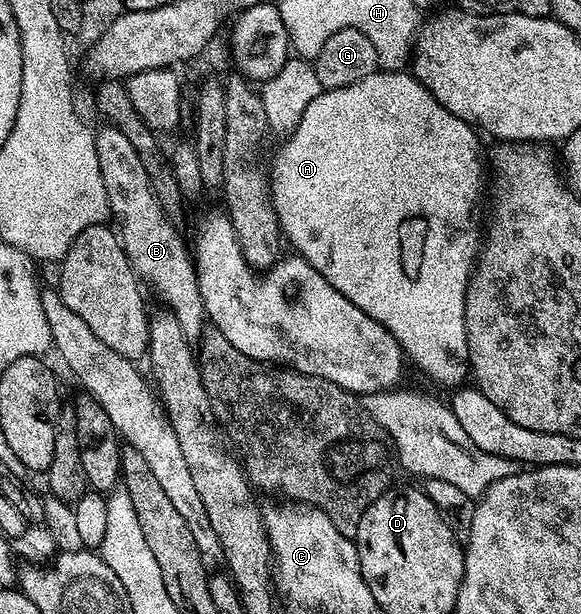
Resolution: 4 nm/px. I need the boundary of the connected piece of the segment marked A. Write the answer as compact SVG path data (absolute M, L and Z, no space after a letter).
M379 69L379 70L377 70L377 71L375 71L375 72L374 72L374 74L373 74L373 75L369 75L369 76L368 76L368 77L364 77L364 78L363 78L363 79L361 79L361 80L360 80L360 81L356 81L356 82L355 82L355 83L353 83L353 84L352 84L352 85L348 85L348 86L347 86L347 87L337 87L337 88L336 88L336 89L332 89L332 90L331 90L331 91L327 91L327 90L323 90L323 92L322 92L322 94L321 94L321 95L319 95L319 96L318 96L318 97L316 97L316 99L315 99L315 100L314 100L314 101L312 101L312 103L311 103L311 104L310 104L310 105L308 105L308 107L307 107L307 108L306 108L306 109L304 109L304 113L303 113L303 117L302 117L302 120L301 120L301 121L300 121L300 122L299 122L299 124L298 124L298 125L296 125L296 127L295 127L295 129L294 129L294 131L292 131L292 132L291 132L291 133L290 133L290 134L287 134L287 135L286 135L286 136L285 136L285 139L284 139L284 141L286 141L286 144L284 144L284 145L283 145L283 147L282 147L282 148L280 148L280 149L279 149L279 151L278 151L278 156L276 156L276 157L275 157L275 159L274 159L274 164L272 164L272 165L271 165L271 164L269 164L269 167L268 167L268 174L269 174L269 176L270 176L270 200L272 200L272 202L273 202L273 203L274 203L274 208L275 208L275 209L276 209L276 213L277 213L277 214L278 214L278 224L280 224L280 225L281 225L281 227L282 227L282 234L283 234L283 236L285 236L285 238L286 238L286 239L287 239L287 240L288 240L288 243L289 243L289 246L290 246L290 243L291 243L291 245L292 245L292 246L294 246L294 247L291 247L291 248L293 248L293 250L294 250L294 251L295 251L295 252L297 252L297 254L299 254L299 255L301 255L301 256L302 256L302 258L304 258L304 259L306 259L306 260L307 260L307 261L308 261L308 265L312 265L312 269L316 269L316 273L320 273L320 277L324 277L324 281L328 281L328 285L332 285L332 286L333 286L333 287L334 287L334 288L335 288L335 289L336 289L336 290L338 290L338 291L339 291L339 292L340 292L340 293L344 293L344 297L348 297L348 301L352 301L352 305L356 305L356 309L364 309L364 313L368 313L368 317L372 317L372 321L376 321L376 322L377 322L377 323L379 323L379 324L380 324L380 325L384 325L384 329L388 329L388 333L392 333L392 337L396 337L396 341L397 341L397 342L398 342L398 343L399 343L399 344L400 344L400 345L401 345L401 346L402 346L402 354L403 354L403 356L405 356L405 358L406 358L406 359L407 359L407 360L409 360L409 362L410 362L410 359L411 359L411 361L412 361L412 362L414 362L414 363L415 363L415 365L416 365L416 366L418 366L418 367L419 367L419 369L420 369L420 370L422 370L422 371L423 371L423 373L424 373L424 374L426 374L426 375L427 375L427 377L428 377L428 378L430 378L430 379L435 379L435 381L436 381L436 382L438 382L438 383L443 383L443 385L444 385L444 386L446 386L446 387L450 387L450 388L449 388L449 389L454 389L454 388L457 388L457 387L458 387L458 386L459 386L459 385L462 385L462 384L465 384L465 383L466 383L466 382L467 382L467 379L468 379L468 364L469 364L469 361L470 361L470 358L469 358L469 357L468 357L468 341L467 341L467 340L466 340L466 322L465 322L465 321L464 321L464 305L465 305L465 304L466 304L466 290L467 290L467 289L468 289L468 285L469 285L469 284L470 284L470 275L471 275L471 273L473 273L473 272L474 272L474 265L475 265L475 262L476 262L476 260L477 260L477 258L478 258L478 252L479 252L479 250L480 250L480 244L481 244L481 242L482 242L482 240L483 240L483 238L484 238L484 231L483 231L483 228L482 228L482 227L481 227L481 226L480 226L480 219L479 219L479 223L478 223L478 202L480 202L480 201L481 201L481 199L482 199L482 186L484 186L484 185L485 185L485 183L486 183L486 186L487 186L487 183L488 183L488 167L487 167L487 164L486 164L486 163L485 163L485 162L484 162L484 151L483 151L483 155L482 155L482 147L481 147L481 145L480 145L480 144L478 144L478 138L480 138L480 135L479 135L479 132L478 132L478 131L477 131L477 130L475 130L475 128L473 128L473 127L471 127L471 126L470 126L470 124L468 124L468 123L466 123L466 122L464 122L464 121L463 121L463 120L462 120L462 119L461 119L461 118L460 118L460 117L456 117L456 116L455 116L455 115L453 115L453 114L452 114L452 113L448 113L448 109L444 109L444 105L440 105L440 101L436 101L436 97L432 97L432 93L428 93L428 89L424 89L424 85L423 85L423 84L422 84L422 82L421 82L421 81L420 81L420 80L419 80L419 79L416 79L416 78L414 78L414 76L413 76L413 74L410 74L410 73L407 73L407 72L406 72L406 71L383 71L383 70L381 70L381 69Z

